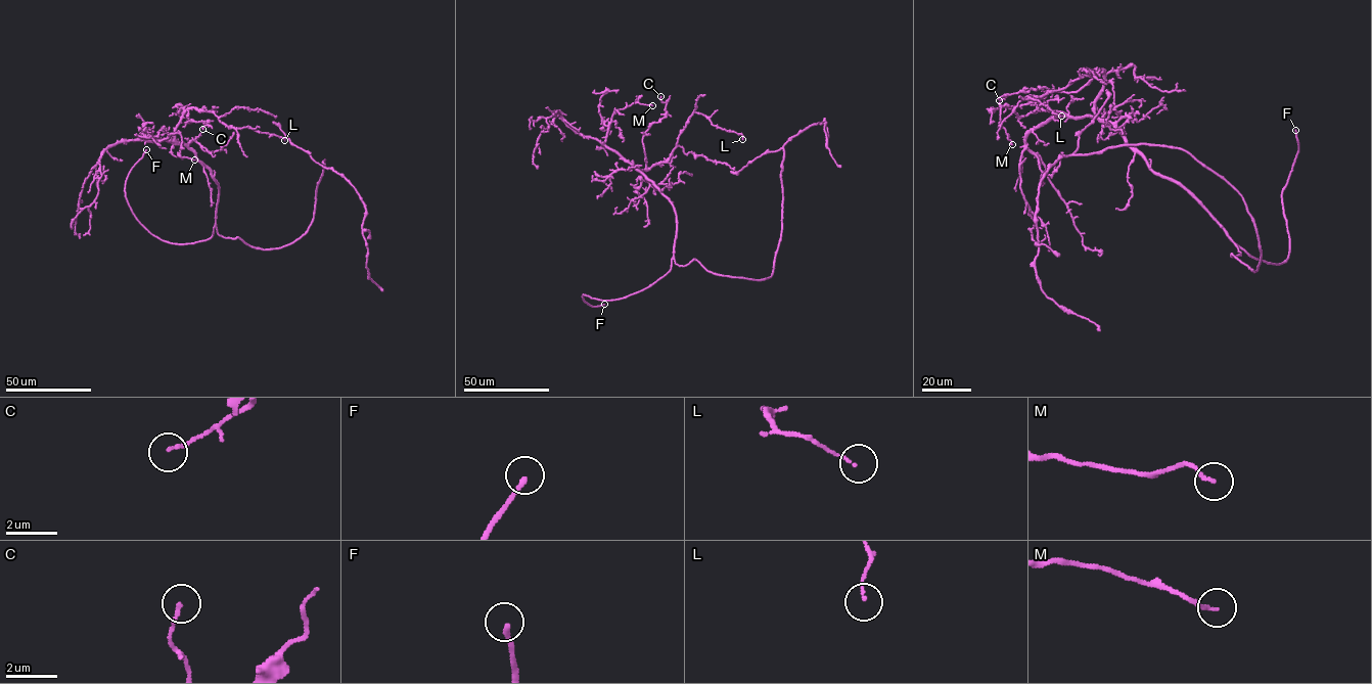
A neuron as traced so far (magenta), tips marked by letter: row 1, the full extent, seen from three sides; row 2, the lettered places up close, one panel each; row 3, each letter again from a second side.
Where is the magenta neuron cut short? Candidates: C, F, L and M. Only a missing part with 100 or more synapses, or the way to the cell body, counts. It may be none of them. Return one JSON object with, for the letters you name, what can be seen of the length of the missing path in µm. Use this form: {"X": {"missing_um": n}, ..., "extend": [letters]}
{"F": {"missing_um": 35}, "extend": ["F"]}

